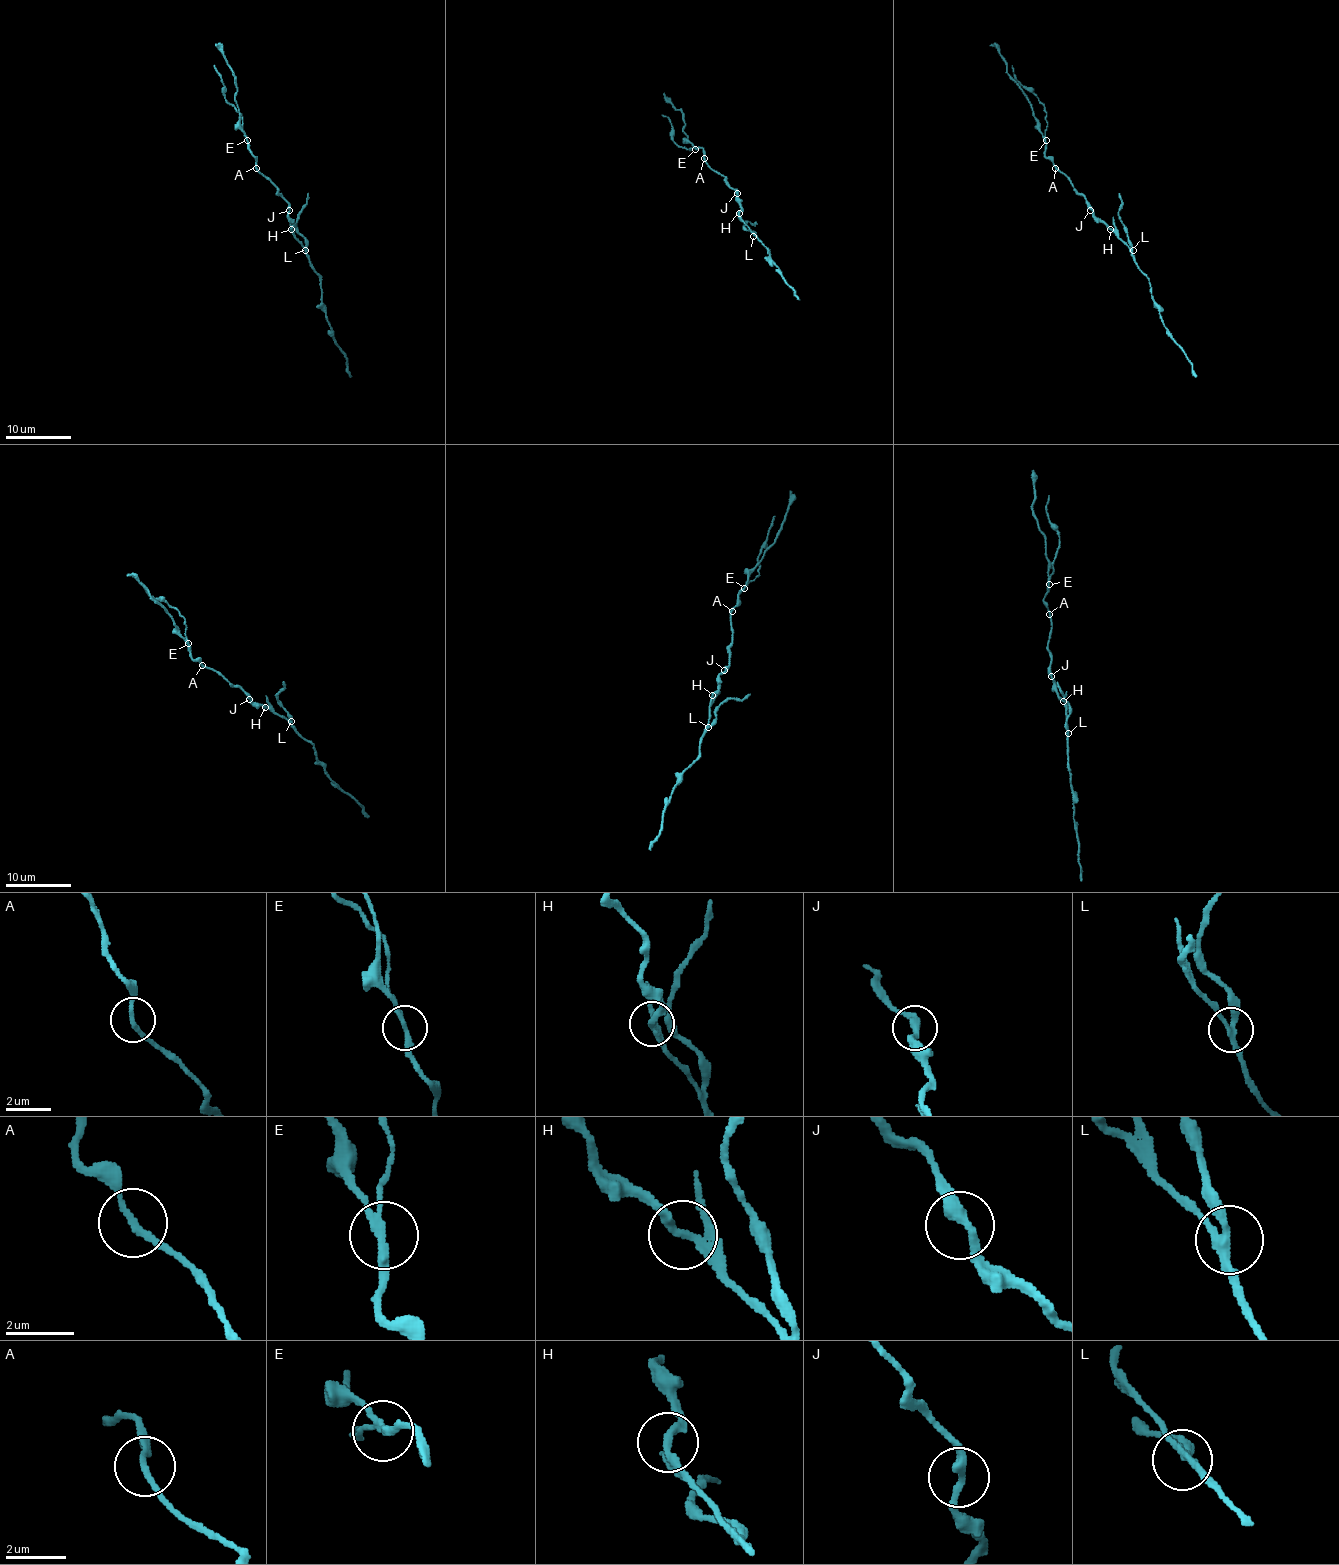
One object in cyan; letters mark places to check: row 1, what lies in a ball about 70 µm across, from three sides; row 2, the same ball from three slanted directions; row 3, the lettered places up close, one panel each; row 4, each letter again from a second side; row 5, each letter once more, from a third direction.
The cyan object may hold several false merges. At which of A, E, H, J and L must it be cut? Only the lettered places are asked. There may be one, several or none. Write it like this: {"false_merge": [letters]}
{"false_merge": ["E", "L"]}

